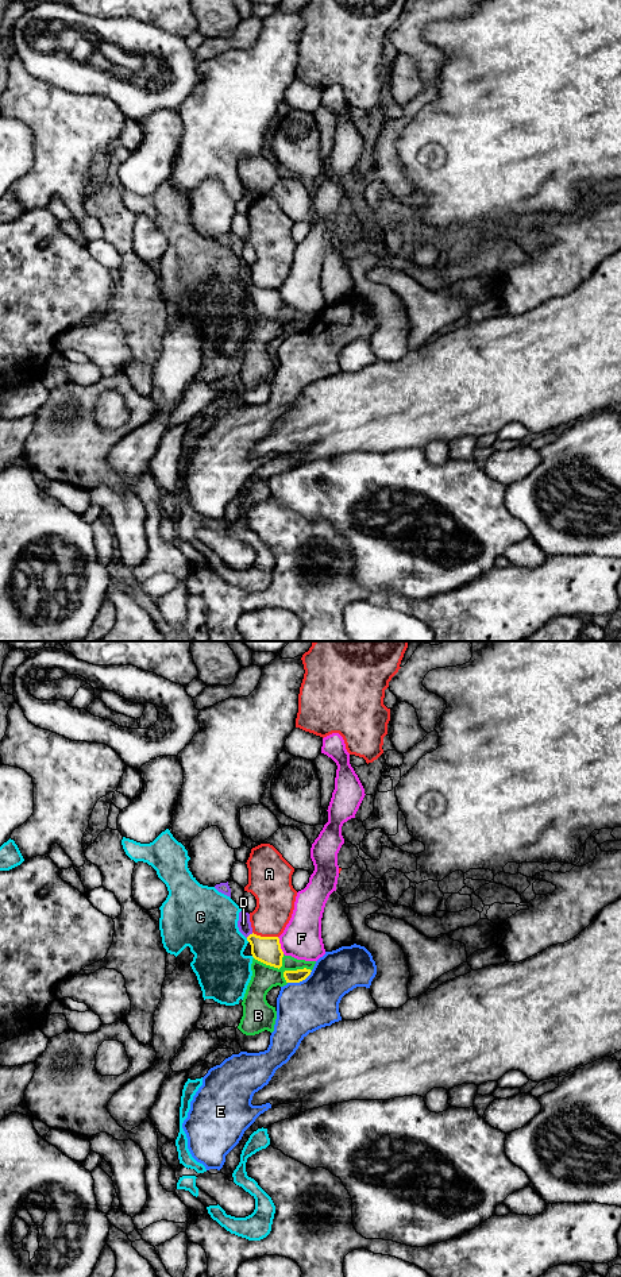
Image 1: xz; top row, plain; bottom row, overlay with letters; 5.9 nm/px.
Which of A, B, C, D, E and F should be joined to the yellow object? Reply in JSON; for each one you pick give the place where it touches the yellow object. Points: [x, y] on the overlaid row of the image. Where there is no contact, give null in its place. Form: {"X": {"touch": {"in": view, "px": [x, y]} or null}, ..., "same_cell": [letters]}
{"D": {"touch": {"in": "xz", "px": [250, 934]}}, "same_cell": ["D"]}

